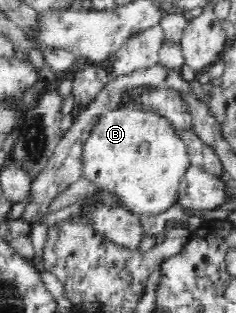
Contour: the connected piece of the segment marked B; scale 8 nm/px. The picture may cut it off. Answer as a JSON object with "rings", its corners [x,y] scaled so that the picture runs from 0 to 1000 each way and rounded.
{"rings":[[[513,339],[428,364],[386,409],[343,473],[339,565],[394,581],[419,610],[487,620],[517,652],[504,658],[568,687],[682,684],[754,645],[754,594],[805,527],[788,460],[708,374]]]}

